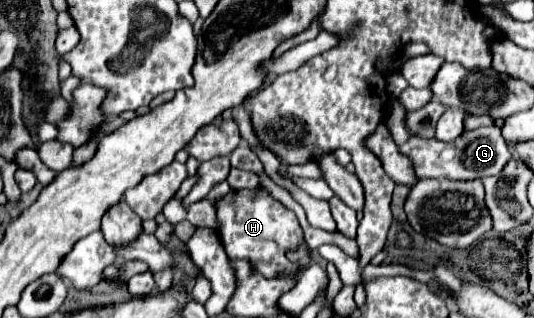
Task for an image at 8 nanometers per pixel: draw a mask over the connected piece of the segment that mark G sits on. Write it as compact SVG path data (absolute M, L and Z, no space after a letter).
M397 98L387 102L387 118L385 124L391 126L391 134L395 142L399 142L399 150L403 150L415 162L417 178L437 178L437 180L475 180L499 174L503 166L511 160L511 152L501 136L497 126L477 128L471 132L463 132L453 142L439 142L437 138L415 136L407 126L407 110Z

